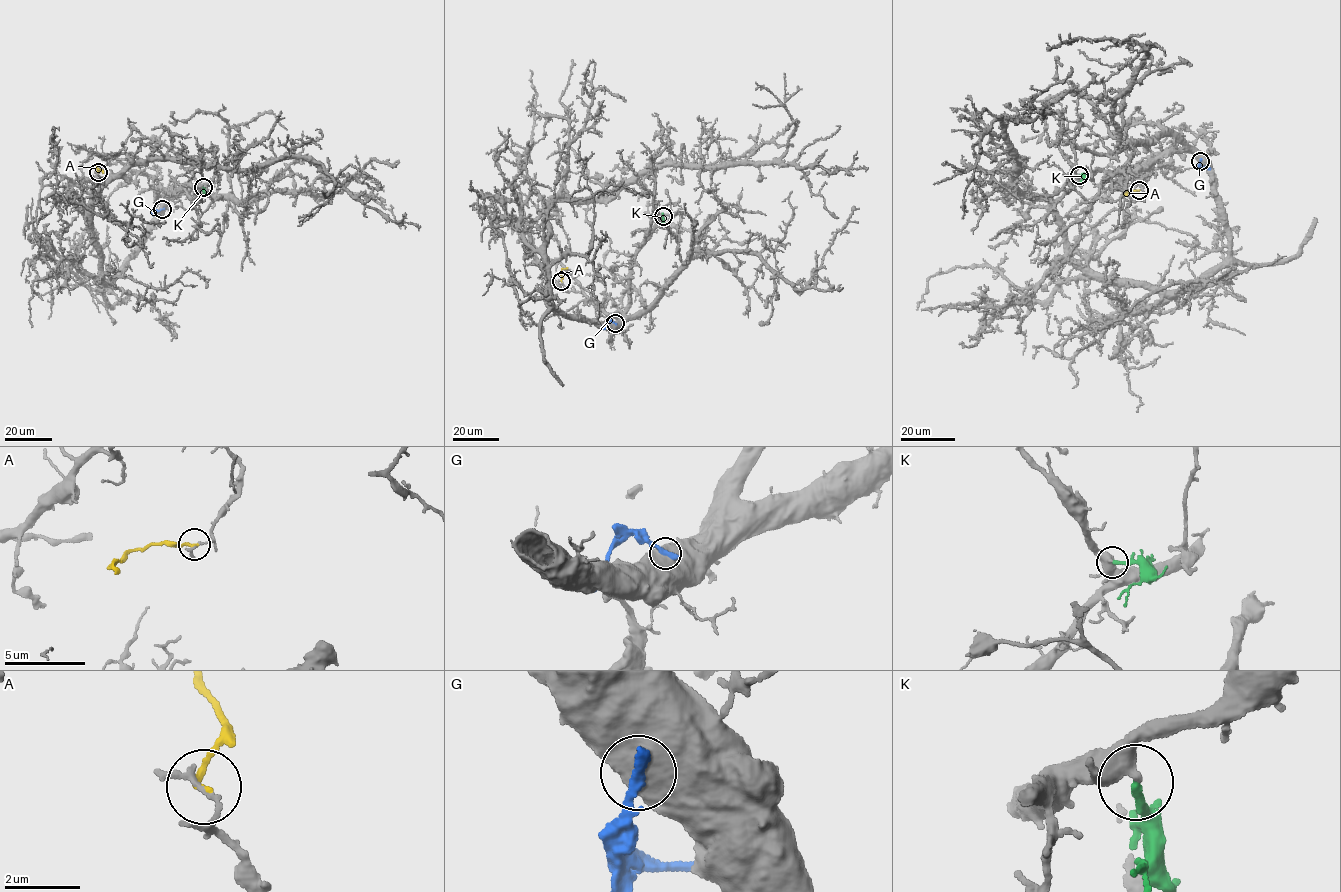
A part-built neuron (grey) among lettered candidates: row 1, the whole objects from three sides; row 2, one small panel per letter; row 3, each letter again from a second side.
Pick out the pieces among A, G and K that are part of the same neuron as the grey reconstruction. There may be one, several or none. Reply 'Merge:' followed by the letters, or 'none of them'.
Merge: none of them

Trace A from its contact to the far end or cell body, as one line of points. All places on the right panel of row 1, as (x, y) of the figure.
A: (1139, 190), (1125, 193), (1125, 195)

